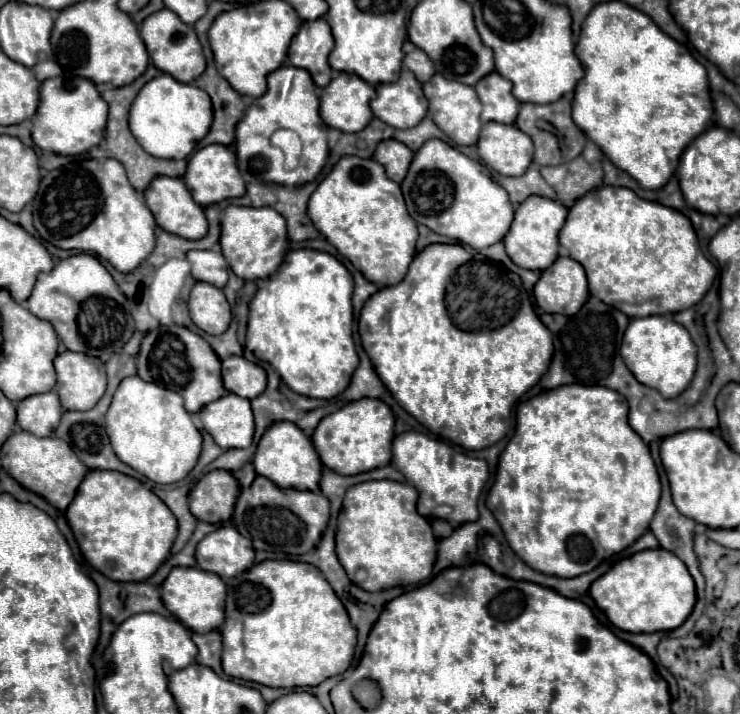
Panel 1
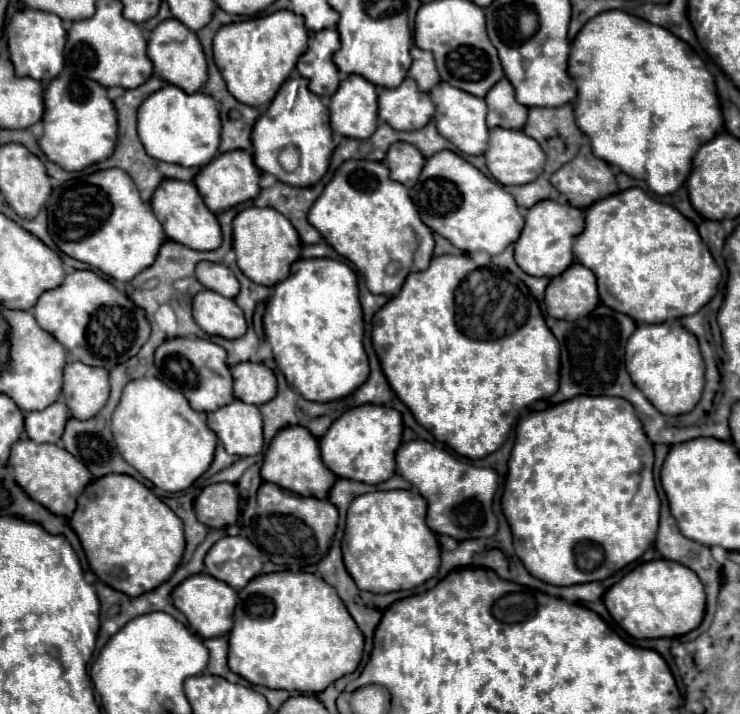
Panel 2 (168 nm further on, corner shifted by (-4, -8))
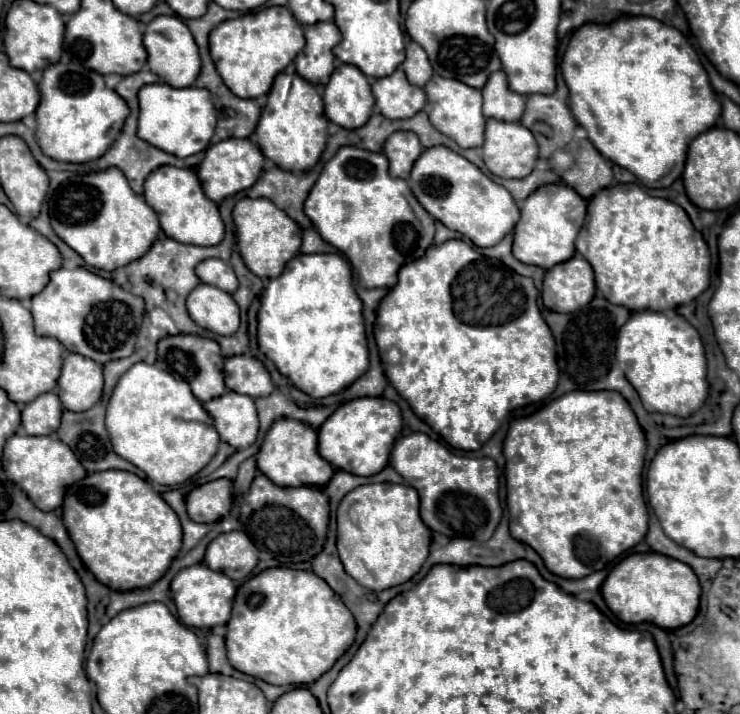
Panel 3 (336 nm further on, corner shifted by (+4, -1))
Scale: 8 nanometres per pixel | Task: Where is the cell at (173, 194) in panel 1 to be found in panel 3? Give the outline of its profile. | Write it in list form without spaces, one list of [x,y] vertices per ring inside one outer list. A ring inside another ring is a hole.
[[[163,165],[163,167],[155,169],[145,181],[143,197],[159,215],[163,233],[179,243],[217,245],[225,235],[225,227],[219,217],[217,205],[205,197],[201,183],[199,183],[195,171],[191,171],[191,169],[179,169],[179,167],[171,167],[171,165]]]

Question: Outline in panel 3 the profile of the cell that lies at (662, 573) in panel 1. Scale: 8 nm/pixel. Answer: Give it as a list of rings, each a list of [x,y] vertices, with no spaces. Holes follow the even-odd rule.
[[[633,553],[625,557],[601,587],[607,607],[625,623],[655,623],[663,629],[677,629],[693,621],[699,607],[699,579],[685,563],[659,553]]]

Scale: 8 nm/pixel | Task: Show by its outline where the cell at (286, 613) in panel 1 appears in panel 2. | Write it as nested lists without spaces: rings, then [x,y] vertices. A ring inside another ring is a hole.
[[[271,572],[253,578],[241,592],[235,608],[235,626],[229,634],[229,668],[249,680],[251,684],[299,690],[299,692],[323,692],[335,680],[355,672],[363,654],[363,632],[347,612],[343,600],[333,586],[315,574],[307,572]]]

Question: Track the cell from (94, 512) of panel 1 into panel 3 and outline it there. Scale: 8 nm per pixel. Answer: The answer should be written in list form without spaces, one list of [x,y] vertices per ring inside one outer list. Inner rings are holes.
[[[111,469],[101,473],[89,473],[85,479],[71,485],[63,501],[63,523],[87,569],[97,577],[97,581],[119,591],[143,589],[161,579],[163,573],[169,569],[173,557],[181,549],[179,517],[163,501],[163,497],[147,485],[145,479],[129,471]]]

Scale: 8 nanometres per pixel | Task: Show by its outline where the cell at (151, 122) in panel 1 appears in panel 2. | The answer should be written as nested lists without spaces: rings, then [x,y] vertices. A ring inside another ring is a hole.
[[[167,84],[139,106],[137,130],[149,156],[181,166],[205,166],[219,148],[221,120],[217,102],[209,94],[187,94],[177,86]]]

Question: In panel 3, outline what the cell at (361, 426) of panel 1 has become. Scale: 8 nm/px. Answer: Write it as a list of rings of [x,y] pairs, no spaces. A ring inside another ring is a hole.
[[[359,397],[343,403],[321,427],[319,427],[319,455],[327,459],[335,469],[351,475],[369,477],[379,473],[387,461],[395,437],[401,431],[401,411],[397,403],[385,397]]]

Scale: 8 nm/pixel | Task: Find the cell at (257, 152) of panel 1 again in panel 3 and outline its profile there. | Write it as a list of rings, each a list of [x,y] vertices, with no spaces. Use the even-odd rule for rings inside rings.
[[[279,73],[268,93],[267,105],[259,117],[255,135],[261,153],[271,159],[277,167],[285,171],[307,171],[311,169],[327,141],[327,117],[325,117],[325,133],[323,133],[323,99],[315,91],[311,83],[307,83],[299,75]]]

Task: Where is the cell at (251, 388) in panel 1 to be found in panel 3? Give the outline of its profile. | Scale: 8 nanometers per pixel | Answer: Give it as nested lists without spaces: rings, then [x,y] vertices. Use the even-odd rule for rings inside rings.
[[[235,355],[225,359],[225,385],[241,395],[265,397],[273,391],[273,381],[267,367],[251,355]]]

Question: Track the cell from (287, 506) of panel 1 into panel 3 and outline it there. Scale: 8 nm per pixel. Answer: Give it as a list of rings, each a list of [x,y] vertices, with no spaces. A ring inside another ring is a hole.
[[[259,473],[251,483],[247,501],[253,507],[247,531],[255,547],[265,555],[259,557],[261,561],[255,571],[307,563],[323,549],[329,527],[329,501],[322,489],[309,486],[279,487]]]

